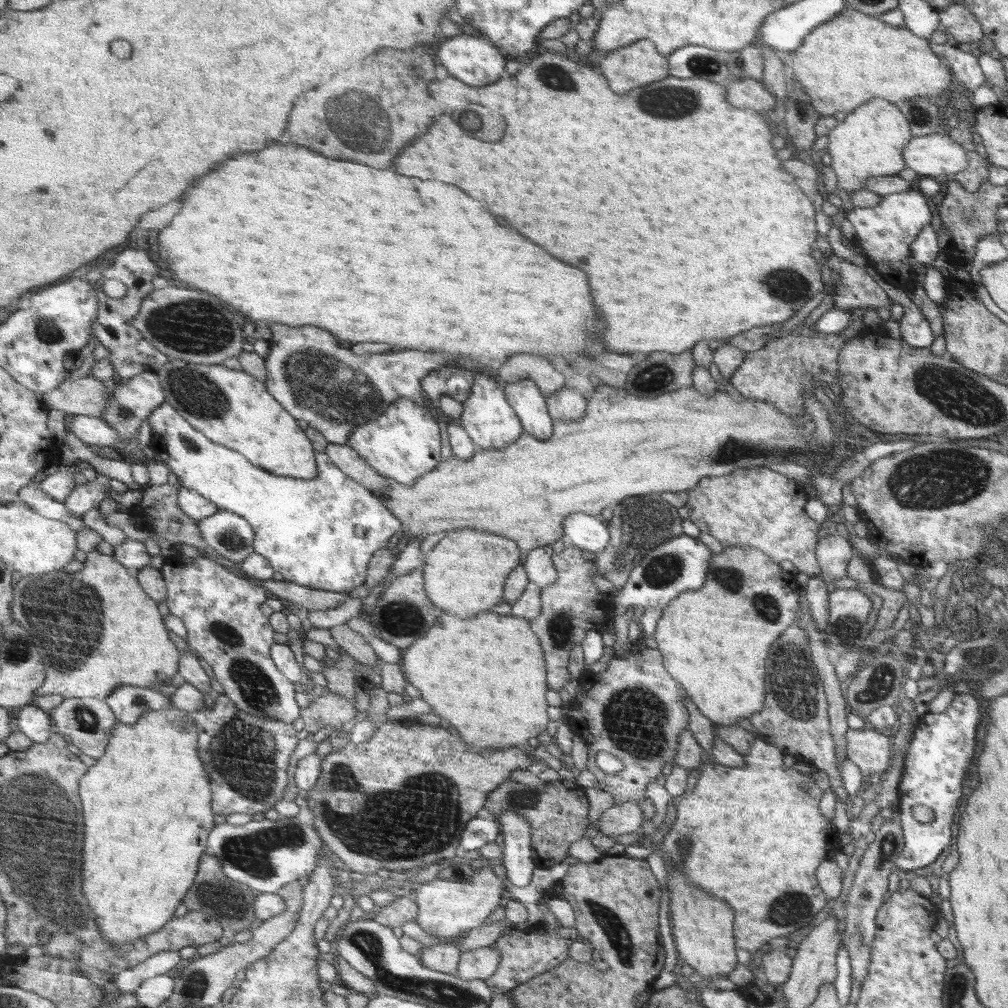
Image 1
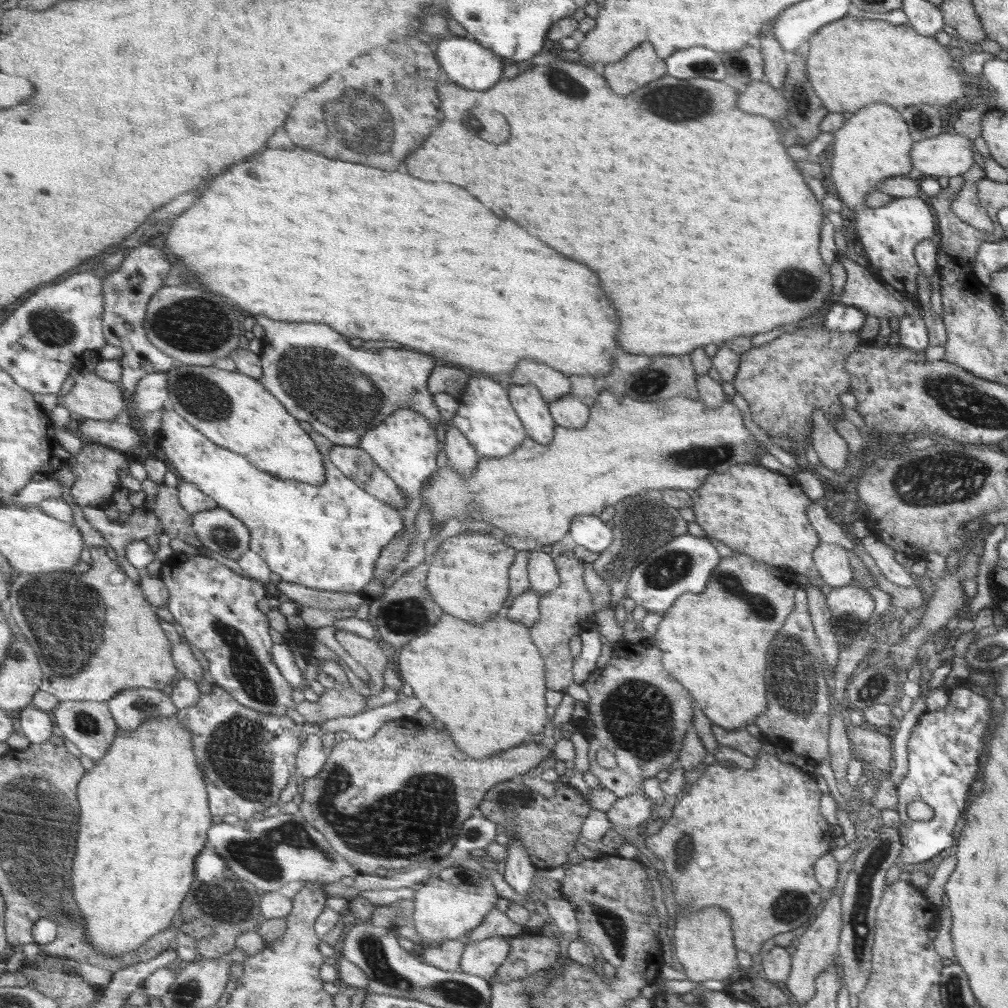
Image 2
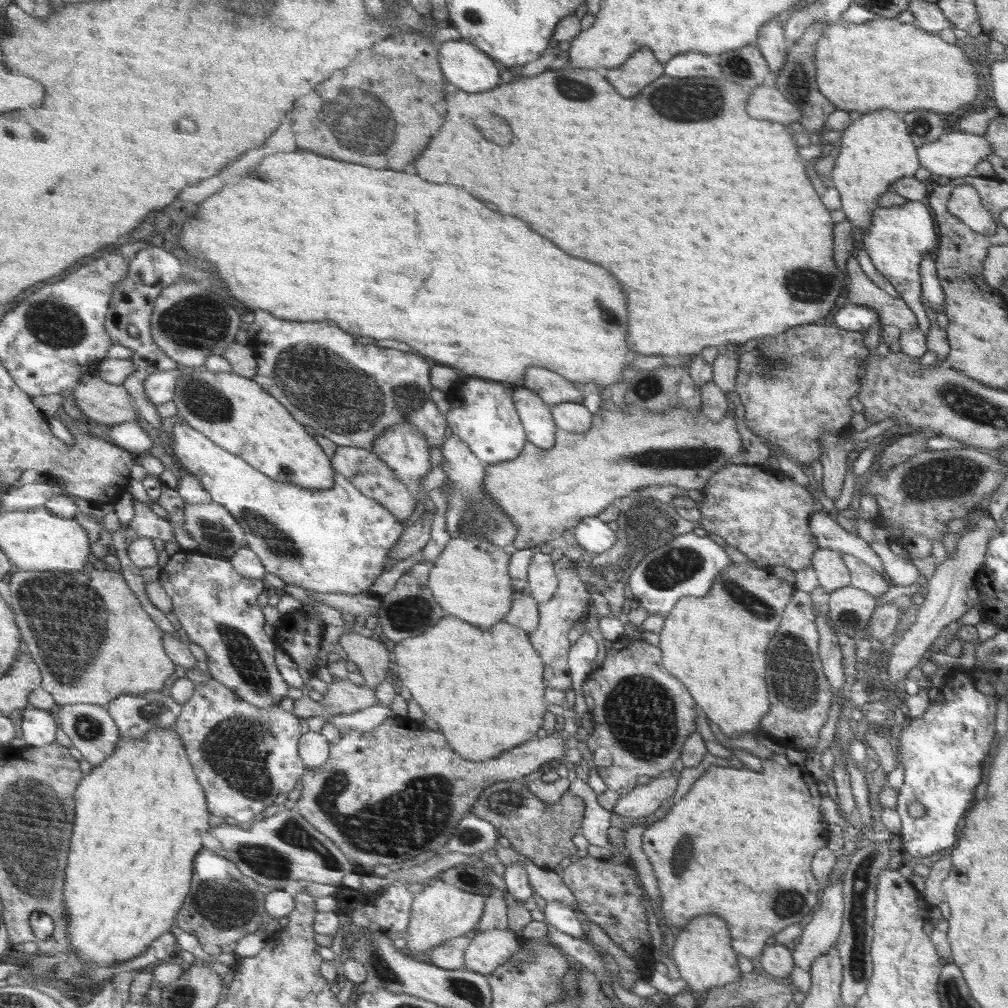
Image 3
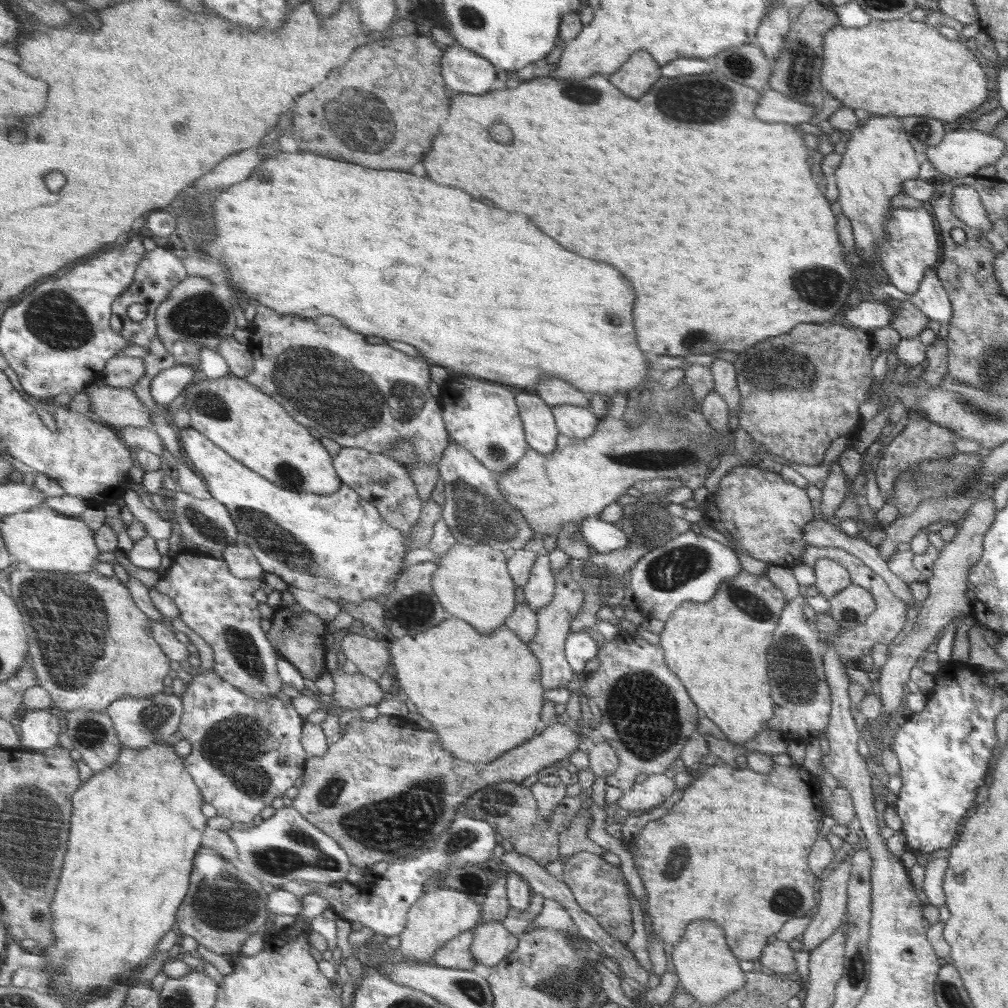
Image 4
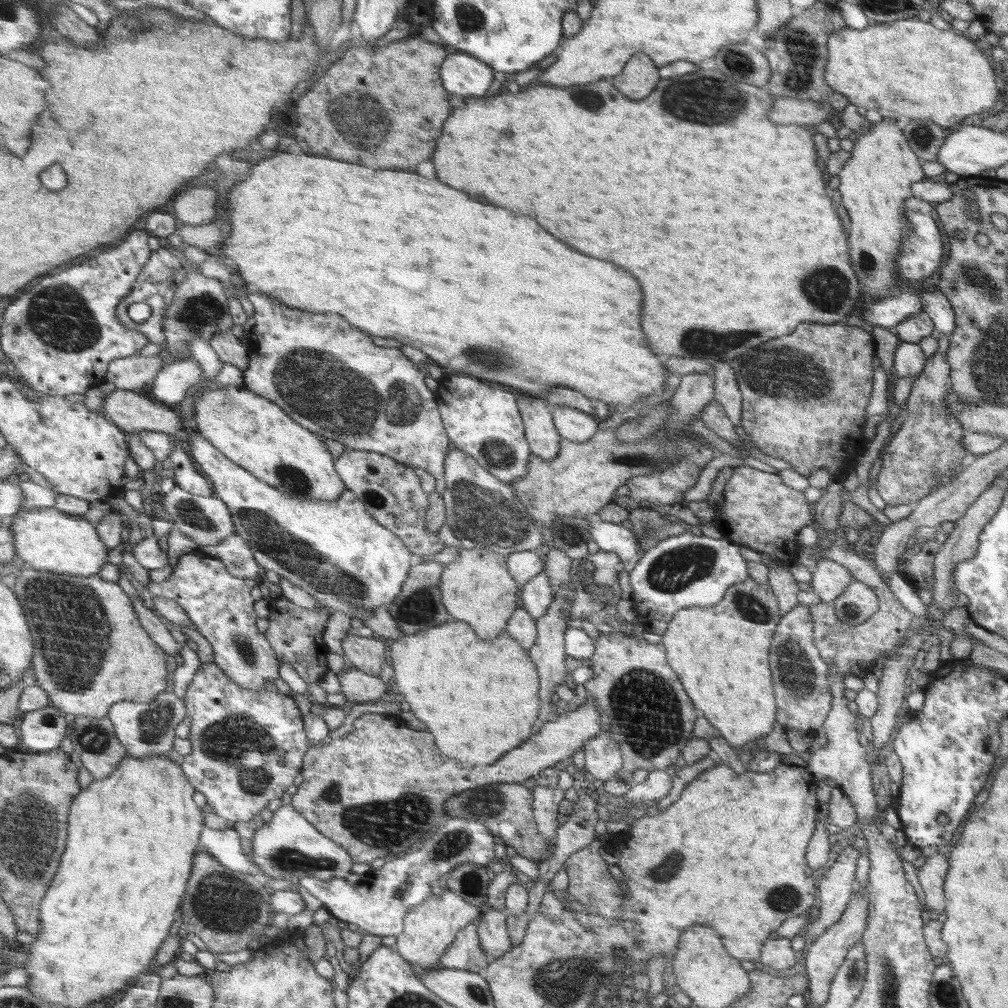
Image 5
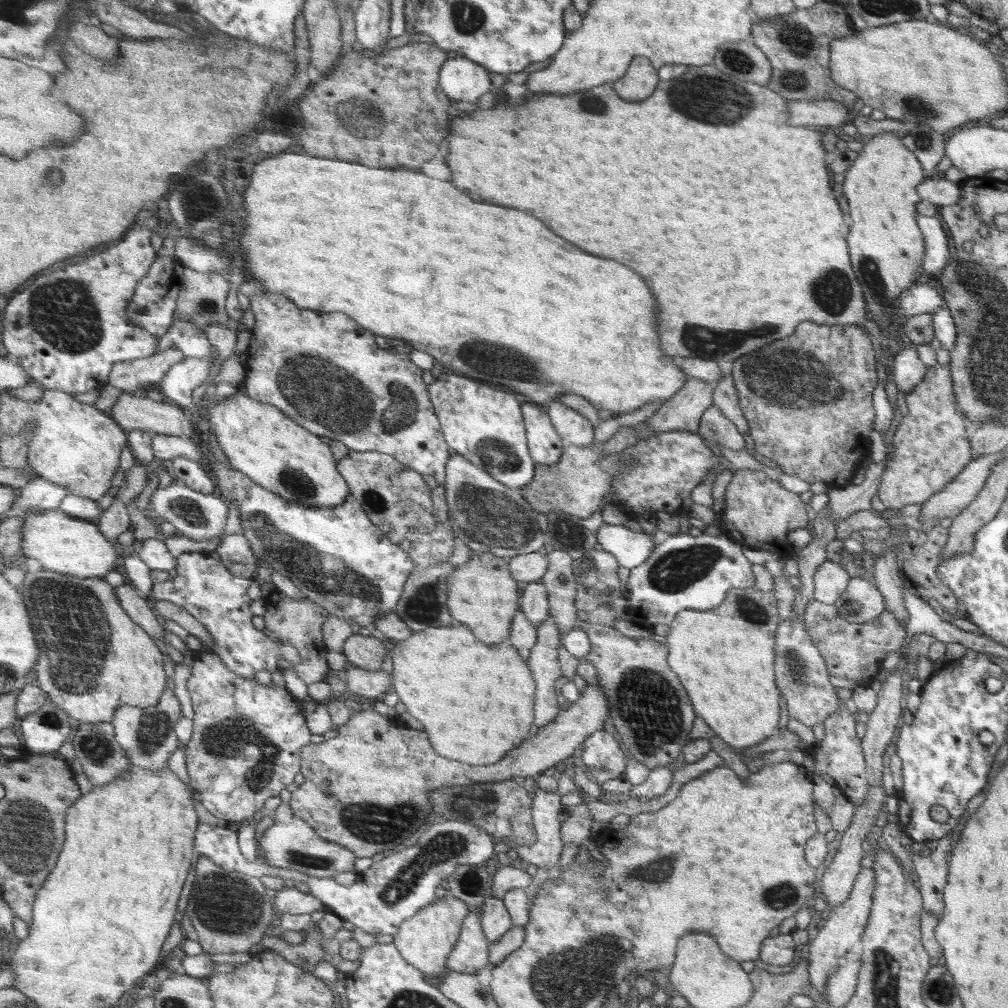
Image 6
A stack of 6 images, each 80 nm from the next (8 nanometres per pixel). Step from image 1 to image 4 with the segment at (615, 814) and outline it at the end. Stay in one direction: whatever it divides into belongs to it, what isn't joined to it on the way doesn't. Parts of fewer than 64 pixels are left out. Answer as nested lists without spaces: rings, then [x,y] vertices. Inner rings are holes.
[[[664,773],[648,775],[642,784],[636,784],[625,792],[616,804],[625,811],[638,815],[662,806],[675,790],[675,780]]]

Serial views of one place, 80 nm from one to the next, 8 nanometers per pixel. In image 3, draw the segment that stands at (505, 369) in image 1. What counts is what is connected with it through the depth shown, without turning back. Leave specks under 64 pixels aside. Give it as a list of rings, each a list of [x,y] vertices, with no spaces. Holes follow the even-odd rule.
[[[537,366],[526,368],[525,378],[516,382],[515,385],[537,392],[541,399],[546,401],[546,404],[566,401],[582,403],[584,400],[584,396],[578,392],[572,381],[548,368]]]

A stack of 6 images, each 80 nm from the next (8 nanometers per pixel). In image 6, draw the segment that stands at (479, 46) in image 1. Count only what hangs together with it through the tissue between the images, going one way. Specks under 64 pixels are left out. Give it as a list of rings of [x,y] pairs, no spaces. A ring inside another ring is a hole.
[[[452,55],[440,72],[441,88],[455,100],[456,106],[474,107],[478,98],[493,90],[488,72],[486,67],[473,60]]]

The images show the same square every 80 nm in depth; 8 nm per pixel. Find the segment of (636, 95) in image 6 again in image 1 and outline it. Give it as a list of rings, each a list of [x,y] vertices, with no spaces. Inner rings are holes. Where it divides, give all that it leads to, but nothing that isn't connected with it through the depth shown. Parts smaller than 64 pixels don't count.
[[[638,39],[636,43],[609,52],[597,59],[596,68],[606,76],[609,87],[614,88],[614,92],[618,94],[669,78],[670,75],[667,57],[657,51],[655,42],[650,39]]]

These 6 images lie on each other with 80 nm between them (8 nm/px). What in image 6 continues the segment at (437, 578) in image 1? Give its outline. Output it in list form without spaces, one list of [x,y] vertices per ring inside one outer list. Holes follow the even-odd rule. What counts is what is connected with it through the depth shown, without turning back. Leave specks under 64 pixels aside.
[[[472,553],[466,564],[455,566],[447,576],[446,604],[456,622],[474,628],[474,636],[484,644],[501,643],[510,636],[513,616],[518,610],[518,583],[512,580],[503,558],[490,553]]]

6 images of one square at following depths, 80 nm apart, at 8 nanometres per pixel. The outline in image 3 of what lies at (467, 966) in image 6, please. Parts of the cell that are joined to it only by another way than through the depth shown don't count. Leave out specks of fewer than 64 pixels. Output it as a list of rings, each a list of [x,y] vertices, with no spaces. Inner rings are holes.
[[[471,934],[458,936],[440,944],[424,957],[428,962],[446,970],[462,969],[464,953],[471,941]]]

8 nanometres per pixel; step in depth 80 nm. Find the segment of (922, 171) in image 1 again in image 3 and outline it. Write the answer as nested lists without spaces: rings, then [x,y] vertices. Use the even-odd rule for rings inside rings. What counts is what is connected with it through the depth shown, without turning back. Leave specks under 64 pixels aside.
[[[955,131],[945,133],[935,141],[921,144],[918,147],[918,160],[921,160],[921,165],[933,174],[954,179],[970,175],[975,170],[976,164],[985,160],[990,153],[993,153],[993,148],[984,136],[978,136],[972,132]]]

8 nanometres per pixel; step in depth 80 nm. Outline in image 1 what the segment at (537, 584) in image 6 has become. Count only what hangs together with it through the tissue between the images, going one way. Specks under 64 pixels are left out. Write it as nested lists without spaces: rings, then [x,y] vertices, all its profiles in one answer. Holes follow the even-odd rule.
[[[535,548],[524,554],[523,569],[530,583],[537,584],[541,589],[553,585],[558,575],[550,554],[542,548]]]

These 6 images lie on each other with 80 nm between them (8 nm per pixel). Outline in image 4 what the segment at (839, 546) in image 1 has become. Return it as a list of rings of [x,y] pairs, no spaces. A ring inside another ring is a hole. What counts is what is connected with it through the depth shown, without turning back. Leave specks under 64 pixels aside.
[[[820,558],[813,566],[816,574],[816,588],[825,598],[833,597],[844,591],[852,582],[852,574],[844,565],[830,558]]]

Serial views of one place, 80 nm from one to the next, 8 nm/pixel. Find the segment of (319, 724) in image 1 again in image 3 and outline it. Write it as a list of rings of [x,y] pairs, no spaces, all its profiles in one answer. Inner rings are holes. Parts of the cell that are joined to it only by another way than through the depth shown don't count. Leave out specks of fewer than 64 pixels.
[[[333,677],[333,683],[328,686],[328,692],[322,700],[313,700],[305,694],[301,699],[294,701],[293,714],[306,719],[310,716],[323,716],[329,719],[339,714],[350,714],[378,704],[375,690],[367,684],[356,685],[348,678]]]

